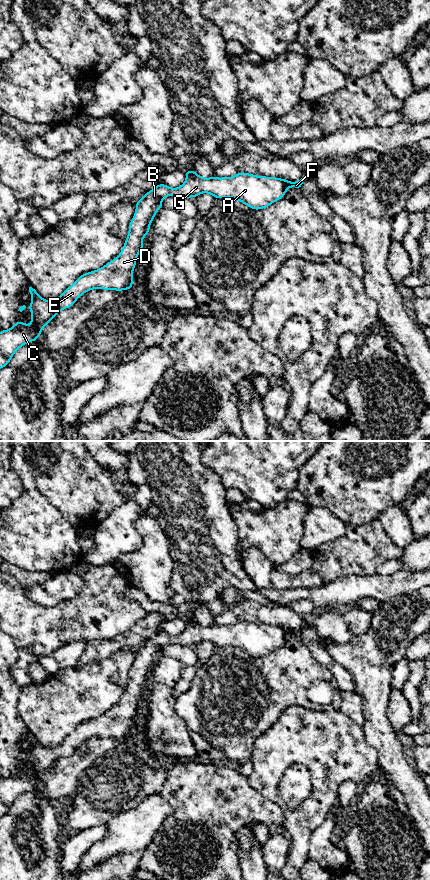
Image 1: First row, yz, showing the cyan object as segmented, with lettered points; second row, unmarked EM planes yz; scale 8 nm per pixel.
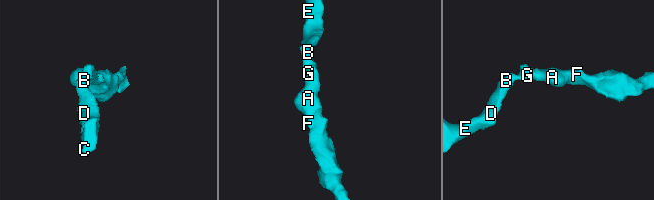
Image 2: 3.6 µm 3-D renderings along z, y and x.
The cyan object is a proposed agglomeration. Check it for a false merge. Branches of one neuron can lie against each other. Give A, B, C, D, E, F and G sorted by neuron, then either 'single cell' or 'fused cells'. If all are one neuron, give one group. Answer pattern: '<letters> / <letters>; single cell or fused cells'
A B C D E F G; single cell

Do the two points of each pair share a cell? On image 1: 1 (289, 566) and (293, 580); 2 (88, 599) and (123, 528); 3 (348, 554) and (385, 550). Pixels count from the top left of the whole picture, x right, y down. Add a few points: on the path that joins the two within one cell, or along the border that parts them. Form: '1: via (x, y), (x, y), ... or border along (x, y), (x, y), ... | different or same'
1: border along (275, 566), (287, 573), (310, 570) | different
2: border along (112, 564), (96, 566) | different
3: via (357, 553), (376, 550) | same

